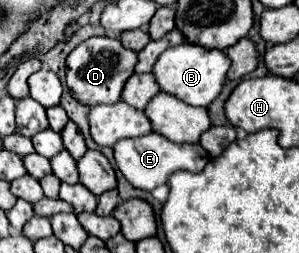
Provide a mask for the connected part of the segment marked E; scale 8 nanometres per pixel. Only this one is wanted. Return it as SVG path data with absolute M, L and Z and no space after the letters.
M151 132L147 136L139 136L139 138L119 140L113 146L113 154L115 154L115 164L121 170L121 174L125 176L125 180L133 188L139 188L139 190L145 190L145 192L151 192L153 188L165 184L169 174L173 174L177 170L201 172L203 166L207 164L207 152L203 152L199 146L173 144L173 142L165 140L163 136L159 136L155 132Z

